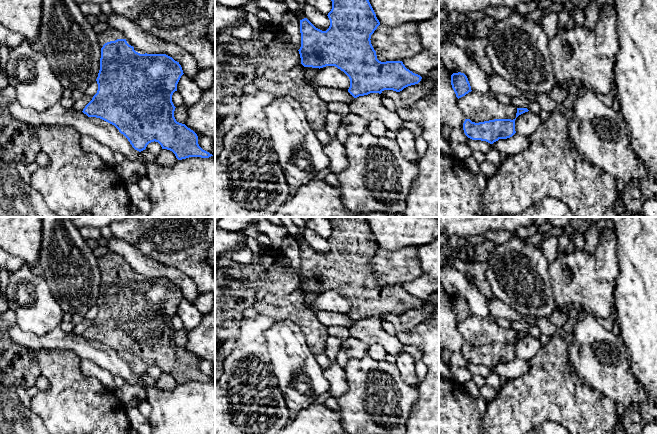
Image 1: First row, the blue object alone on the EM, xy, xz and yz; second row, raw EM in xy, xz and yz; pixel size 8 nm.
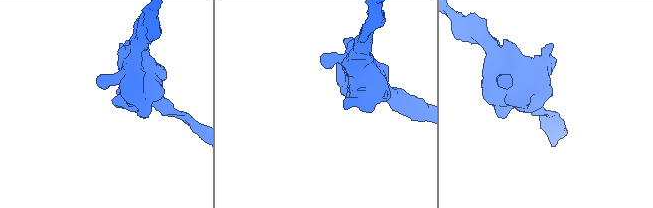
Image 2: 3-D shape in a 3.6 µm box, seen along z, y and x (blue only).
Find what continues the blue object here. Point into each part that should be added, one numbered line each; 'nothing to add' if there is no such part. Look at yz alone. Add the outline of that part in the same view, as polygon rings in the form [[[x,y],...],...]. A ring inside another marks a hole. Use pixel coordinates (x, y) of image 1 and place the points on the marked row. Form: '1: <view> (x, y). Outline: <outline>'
nothing to add

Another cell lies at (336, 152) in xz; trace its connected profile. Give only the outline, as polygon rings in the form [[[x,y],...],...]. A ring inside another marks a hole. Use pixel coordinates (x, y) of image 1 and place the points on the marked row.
[[[331,137],[330,142],[323,147],[324,153],[329,158],[329,168],[332,173],[339,173],[348,166],[346,148],[337,137]]]

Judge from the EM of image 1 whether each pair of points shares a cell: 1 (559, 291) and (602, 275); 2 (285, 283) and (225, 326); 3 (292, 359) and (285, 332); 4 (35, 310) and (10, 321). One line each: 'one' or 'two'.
1: one
2: one
3: one
4: two

